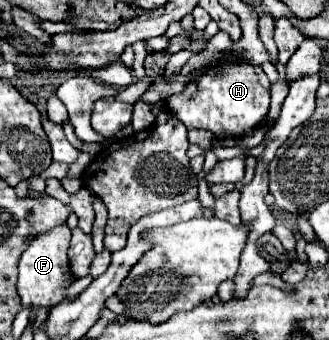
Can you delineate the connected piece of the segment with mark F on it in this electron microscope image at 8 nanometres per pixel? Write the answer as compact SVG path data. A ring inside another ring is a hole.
M59 224L51 228L49 232L41 232L39 236L33 236L29 240L29 246L19 258L19 282L17 282L17 292L21 296L21 302L25 306L55 306L65 298L67 286L63 284L65 276L71 276L69 272L69 258L67 258L67 248L69 248L69 238L71 230L67 224Z

